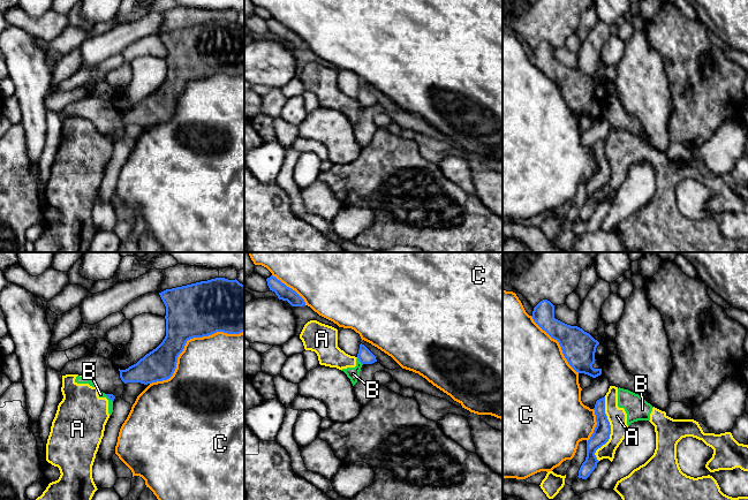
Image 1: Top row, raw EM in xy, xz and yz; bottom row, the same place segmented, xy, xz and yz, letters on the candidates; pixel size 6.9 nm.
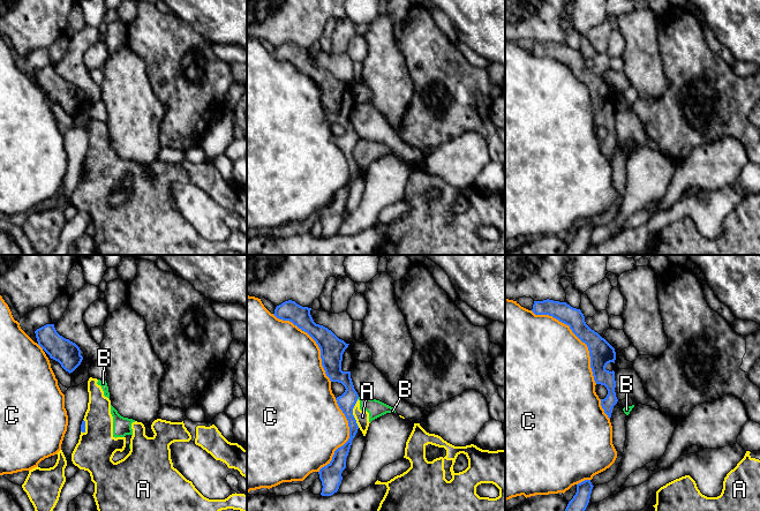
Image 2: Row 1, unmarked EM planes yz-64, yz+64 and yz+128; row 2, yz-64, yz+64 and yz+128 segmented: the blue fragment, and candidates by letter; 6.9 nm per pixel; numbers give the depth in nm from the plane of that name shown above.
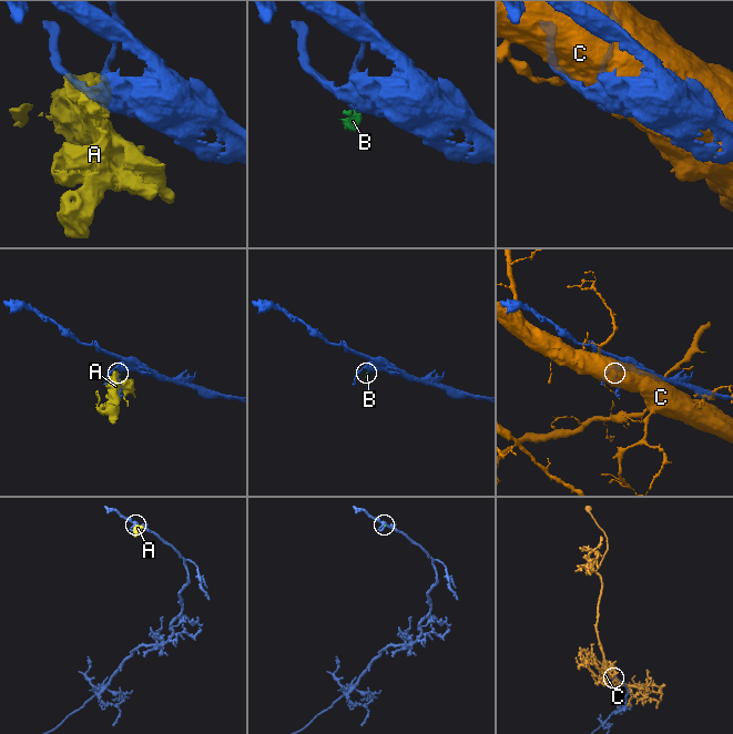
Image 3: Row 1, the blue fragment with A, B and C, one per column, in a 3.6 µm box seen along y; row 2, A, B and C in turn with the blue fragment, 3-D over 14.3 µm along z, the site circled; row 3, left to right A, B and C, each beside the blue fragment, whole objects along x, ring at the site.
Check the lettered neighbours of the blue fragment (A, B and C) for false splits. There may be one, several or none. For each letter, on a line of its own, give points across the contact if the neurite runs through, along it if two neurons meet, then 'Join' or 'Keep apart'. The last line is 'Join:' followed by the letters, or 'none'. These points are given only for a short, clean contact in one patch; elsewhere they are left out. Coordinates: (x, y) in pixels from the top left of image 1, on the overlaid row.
A: Boundary: yz (605, 396), (610, 438), (596, 451), (595, 456), (598, 461). Keep apart
B: Boundary: xz (357, 357), (362, 364). Keep apart
C: Keep apart
Join: none

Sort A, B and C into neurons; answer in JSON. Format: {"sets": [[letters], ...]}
{"sets": [["A", "B"], ["C"]]}

